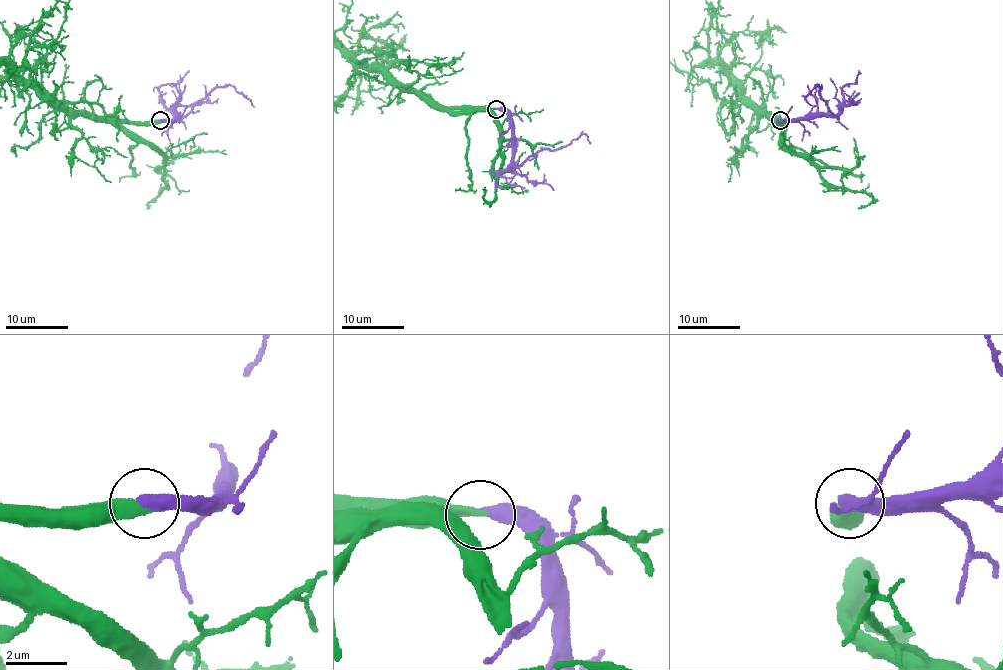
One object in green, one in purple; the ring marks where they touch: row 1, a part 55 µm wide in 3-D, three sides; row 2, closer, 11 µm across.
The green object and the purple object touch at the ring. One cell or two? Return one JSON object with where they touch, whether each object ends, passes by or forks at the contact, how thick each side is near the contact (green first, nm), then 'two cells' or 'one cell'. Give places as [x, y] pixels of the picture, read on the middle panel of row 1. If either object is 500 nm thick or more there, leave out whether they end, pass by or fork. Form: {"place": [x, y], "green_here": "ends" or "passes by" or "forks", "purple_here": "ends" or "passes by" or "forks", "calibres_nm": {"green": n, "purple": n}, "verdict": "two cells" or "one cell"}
{"place": [496, 109], "green_here": "ends", "purple_here": "ends", "calibres_nm": {"green": 380, "purple": 440}, "verdict": "one cell"}

